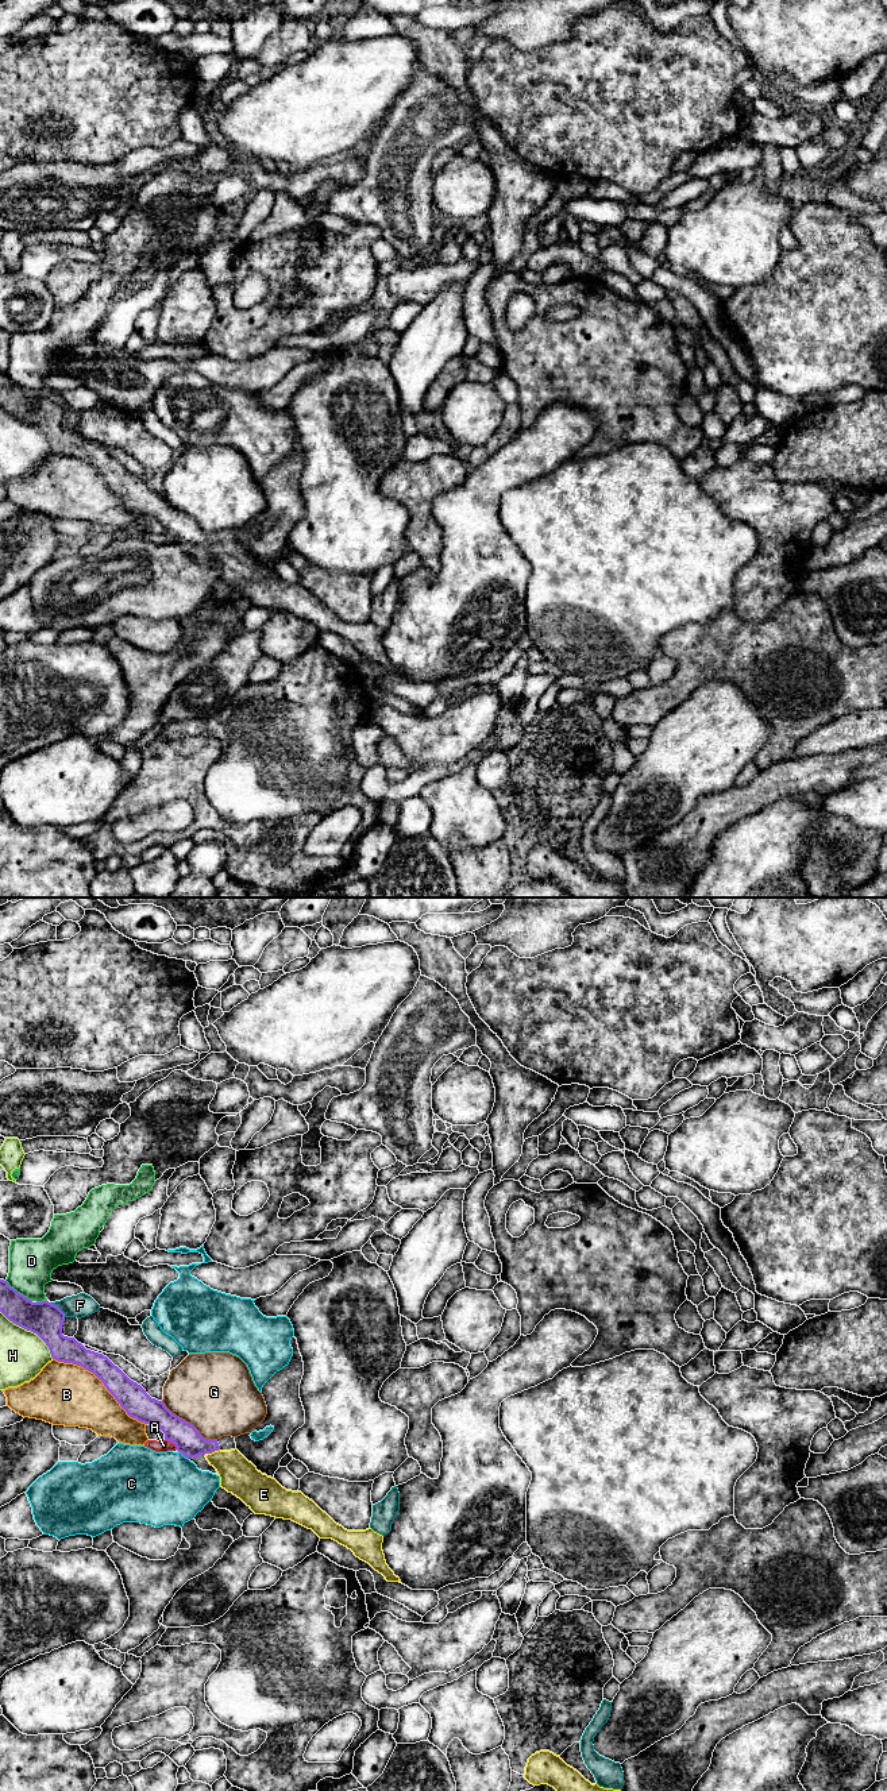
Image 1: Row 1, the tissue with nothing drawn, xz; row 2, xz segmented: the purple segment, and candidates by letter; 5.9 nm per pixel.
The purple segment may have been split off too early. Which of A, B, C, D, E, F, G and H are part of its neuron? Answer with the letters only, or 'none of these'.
E

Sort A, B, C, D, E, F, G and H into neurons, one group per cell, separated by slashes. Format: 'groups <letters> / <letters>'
groups A / B / C / D / E / F / G / H

